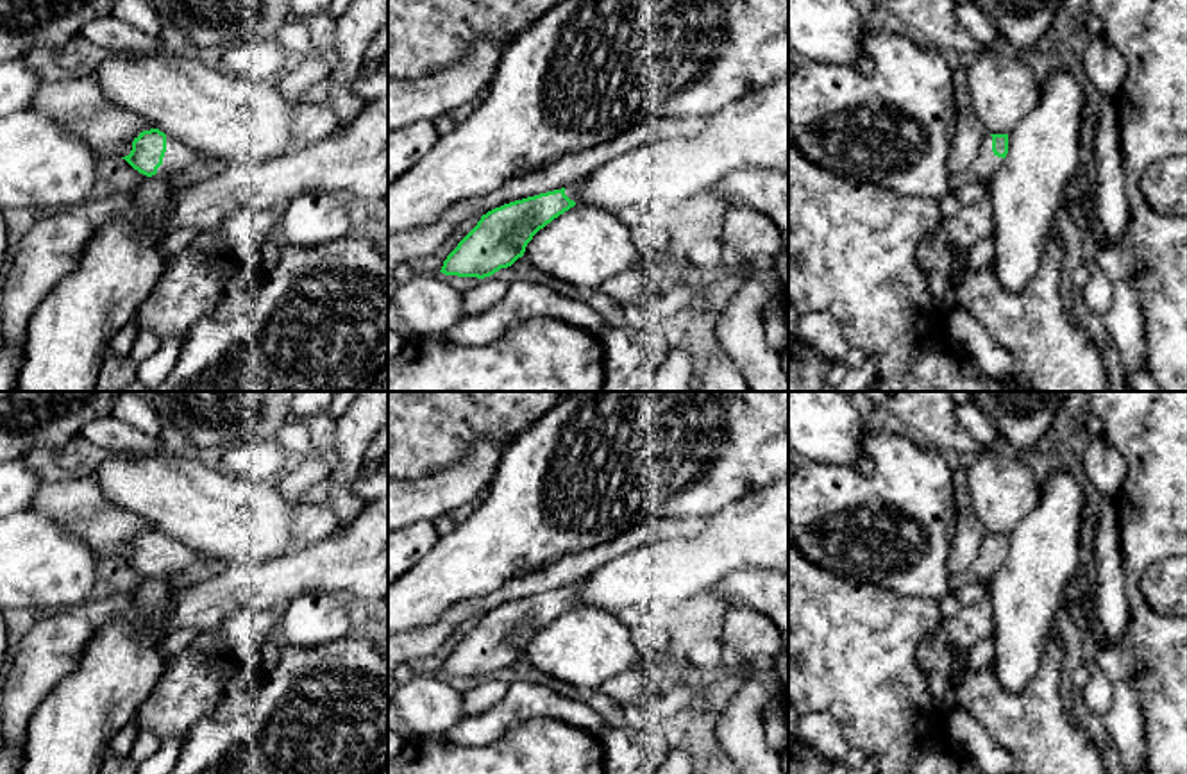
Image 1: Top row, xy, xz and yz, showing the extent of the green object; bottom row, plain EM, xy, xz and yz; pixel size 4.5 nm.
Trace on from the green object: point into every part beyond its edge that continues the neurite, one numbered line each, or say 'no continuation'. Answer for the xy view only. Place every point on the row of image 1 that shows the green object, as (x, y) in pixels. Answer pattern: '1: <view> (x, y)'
1: xy (181, 161)

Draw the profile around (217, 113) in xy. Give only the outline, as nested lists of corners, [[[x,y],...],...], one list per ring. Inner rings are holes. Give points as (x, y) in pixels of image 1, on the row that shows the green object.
[[[111,54],[91,75],[114,107],[143,116],[207,159],[270,163],[293,147],[293,104],[277,88],[207,66],[193,54]]]

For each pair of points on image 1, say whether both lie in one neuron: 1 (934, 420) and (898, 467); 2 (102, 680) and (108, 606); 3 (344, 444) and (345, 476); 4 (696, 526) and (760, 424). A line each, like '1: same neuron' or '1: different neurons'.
1: different neurons
2: different neurons
3: same neuron
4: different neurons

